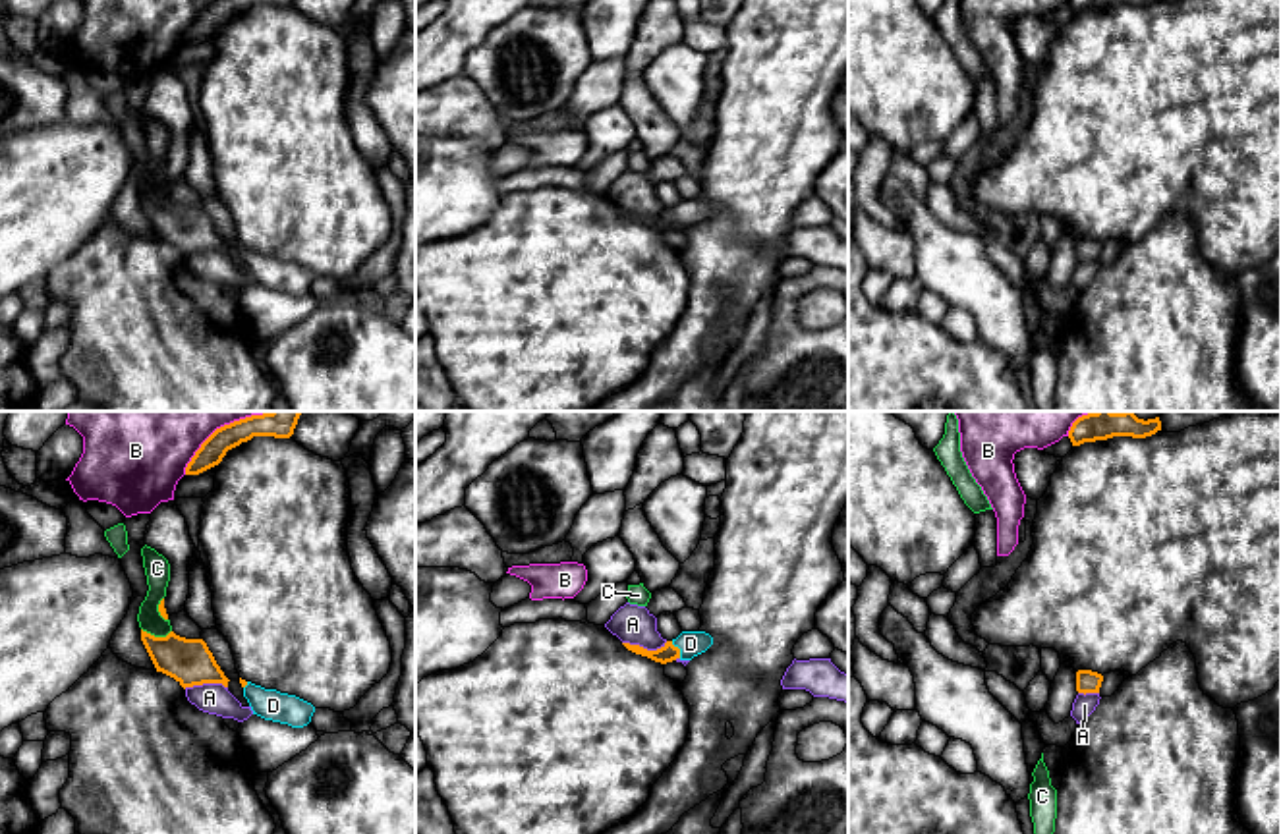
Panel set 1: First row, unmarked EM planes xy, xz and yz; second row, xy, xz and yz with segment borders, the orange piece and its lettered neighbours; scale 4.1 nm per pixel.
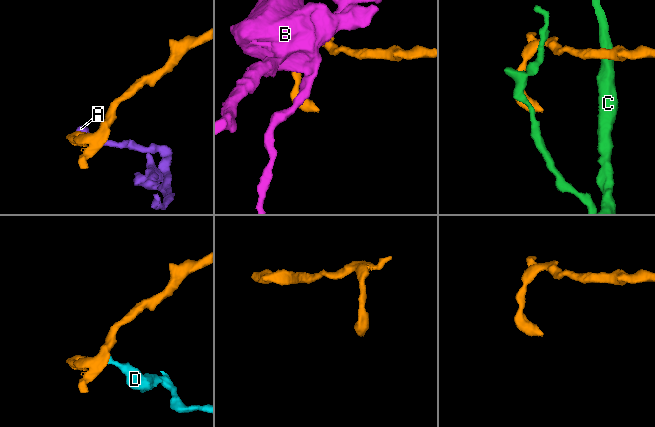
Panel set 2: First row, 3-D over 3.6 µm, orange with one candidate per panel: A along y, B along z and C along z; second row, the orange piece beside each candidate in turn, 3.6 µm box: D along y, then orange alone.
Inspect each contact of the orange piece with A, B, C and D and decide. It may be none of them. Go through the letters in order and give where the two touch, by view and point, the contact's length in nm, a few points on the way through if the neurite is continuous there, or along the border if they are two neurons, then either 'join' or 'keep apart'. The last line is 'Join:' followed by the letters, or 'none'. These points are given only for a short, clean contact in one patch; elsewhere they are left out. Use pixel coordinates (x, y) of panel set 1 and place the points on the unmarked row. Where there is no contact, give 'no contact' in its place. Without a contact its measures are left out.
A: contact xz (646, 217); length 190 nm; border xz (623, 209), (648, 217), (659, 217), (667, 209); keep apart
B: contact xy (196, 22); length 220 nm; keep apart
C: contact xy (157, 205); length 130 nm; border xy (142, 195), (155, 203), (170, 199); keep apart
D: contact xz (679, 217); length 80 nm; way xz (667, 221), (679, 217), (690, 211); join
Join: D

